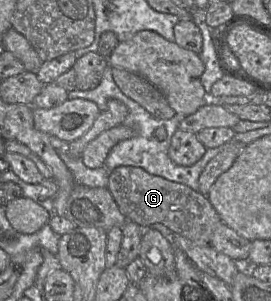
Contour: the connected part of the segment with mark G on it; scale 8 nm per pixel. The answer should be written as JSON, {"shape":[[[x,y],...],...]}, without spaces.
{"shape":[[[118,166],[111,170],[107,189],[127,220],[142,228],[160,223],[174,235],[181,235],[198,245],[209,244],[213,230],[221,222],[206,196],[184,184],[152,175],[139,167]]]}

